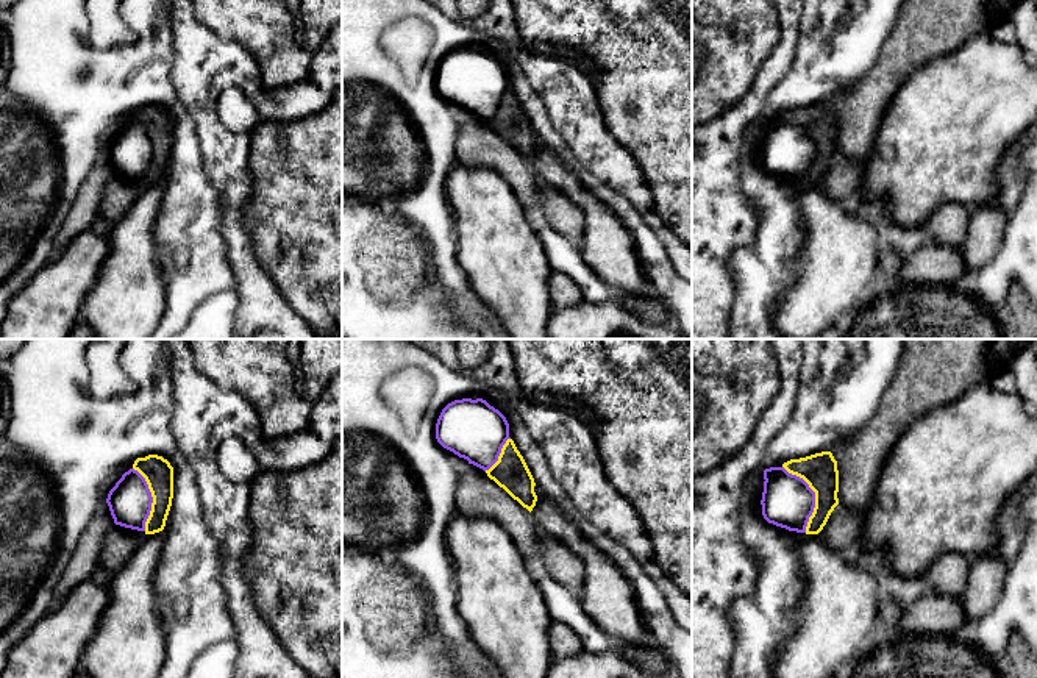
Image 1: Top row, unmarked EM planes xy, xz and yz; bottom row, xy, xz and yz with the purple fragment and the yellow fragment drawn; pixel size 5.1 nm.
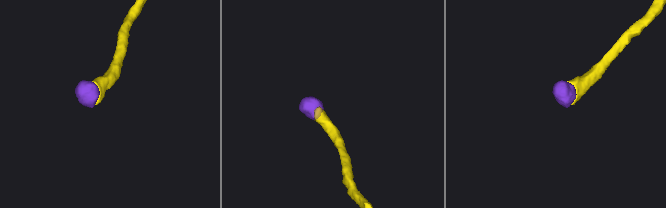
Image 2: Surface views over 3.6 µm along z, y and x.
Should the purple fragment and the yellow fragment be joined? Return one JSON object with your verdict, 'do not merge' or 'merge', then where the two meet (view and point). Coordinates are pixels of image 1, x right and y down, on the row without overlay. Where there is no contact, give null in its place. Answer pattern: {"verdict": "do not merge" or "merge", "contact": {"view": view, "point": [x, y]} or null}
{"verdict": "merge", "contact": {"view": "yz", "point": [814, 146]}}

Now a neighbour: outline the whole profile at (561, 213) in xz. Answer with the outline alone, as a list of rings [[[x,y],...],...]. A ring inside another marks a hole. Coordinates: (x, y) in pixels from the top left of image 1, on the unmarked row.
[[[537,177],[537,187],[537,205],[542,208],[547,222],[554,231],[578,245],[584,228],[583,212],[568,197],[565,197],[561,191],[548,186],[540,177]]]

